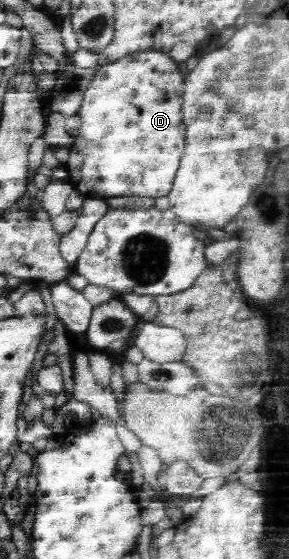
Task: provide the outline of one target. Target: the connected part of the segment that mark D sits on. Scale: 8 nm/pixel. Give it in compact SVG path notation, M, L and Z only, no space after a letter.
M147 50L145 52L137 52L115 61L113 64L106 64L98 67L93 80L84 95L78 116L81 117L82 126L79 137L70 146L70 158L66 165L68 180L81 194L87 199L109 199L113 196L148 196L149 198L157 198L168 196L172 189L174 179L179 168L184 149L186 131L182 122L181 108L184 94L184 77L181 75L176 62L162 52Z

